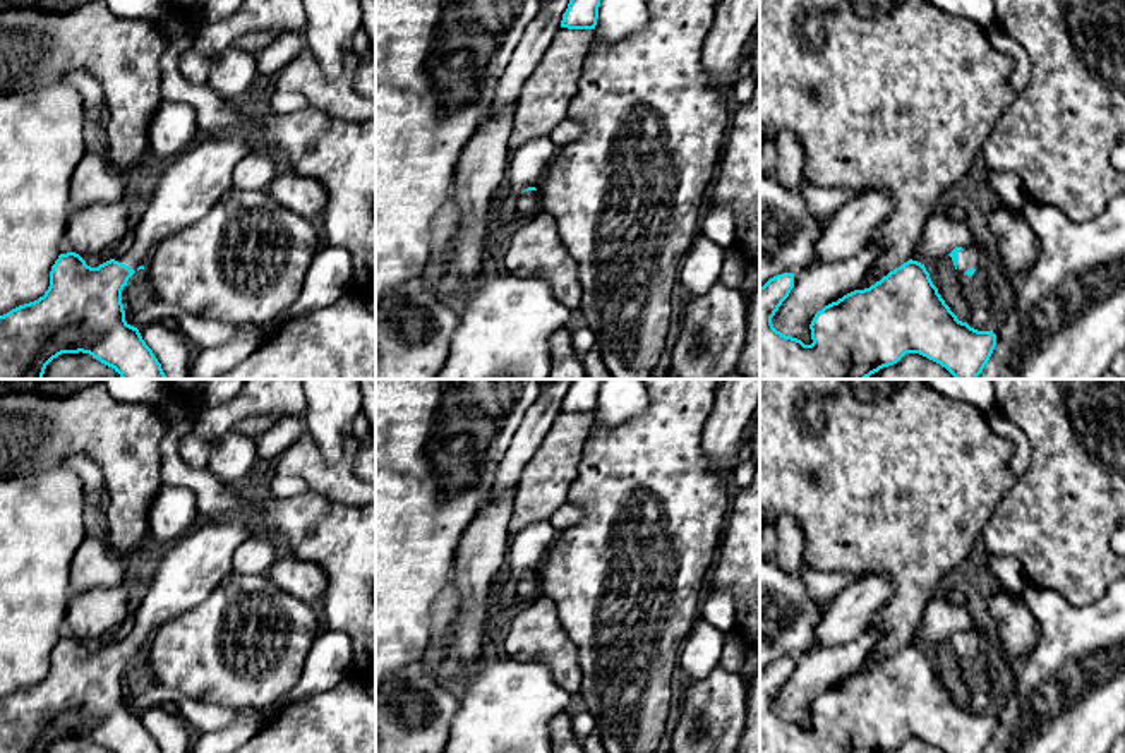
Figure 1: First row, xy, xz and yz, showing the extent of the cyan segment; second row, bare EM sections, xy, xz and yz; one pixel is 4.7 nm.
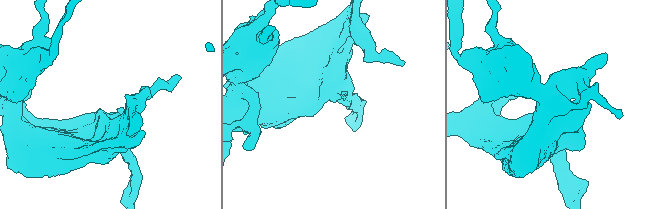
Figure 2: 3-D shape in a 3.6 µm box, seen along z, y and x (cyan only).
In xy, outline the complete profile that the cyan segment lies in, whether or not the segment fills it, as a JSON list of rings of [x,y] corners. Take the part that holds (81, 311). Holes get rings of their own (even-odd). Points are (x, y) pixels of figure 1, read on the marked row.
[[[245,129],[201,132],[189,149],[168,163],[147,209],[135,225],[134,245],[123,257],[91,268],[75,252],[60,254],[51,266],[45,295],[0,316],[0,379],[43,379],[53,358],[79,352],[111,367],[122,379],[166,379],[139,329],[125,321],[122,290],[135,271],[144,269],[161,240],[208,214],[214,202],[233,187],[232,175],[237,163],[254,149]]]

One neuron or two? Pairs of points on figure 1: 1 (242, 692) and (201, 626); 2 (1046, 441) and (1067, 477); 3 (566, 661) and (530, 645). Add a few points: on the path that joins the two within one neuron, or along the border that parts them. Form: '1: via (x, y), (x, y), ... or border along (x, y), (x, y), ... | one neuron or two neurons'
1: via (227, 676), (215, 662), (211, 642) | one neuron
2: via (1055, 450), (1067, 462), (1067, 469) | one neuron
3: via (558, 652), (551, 645), (539, 645) | one neuron

